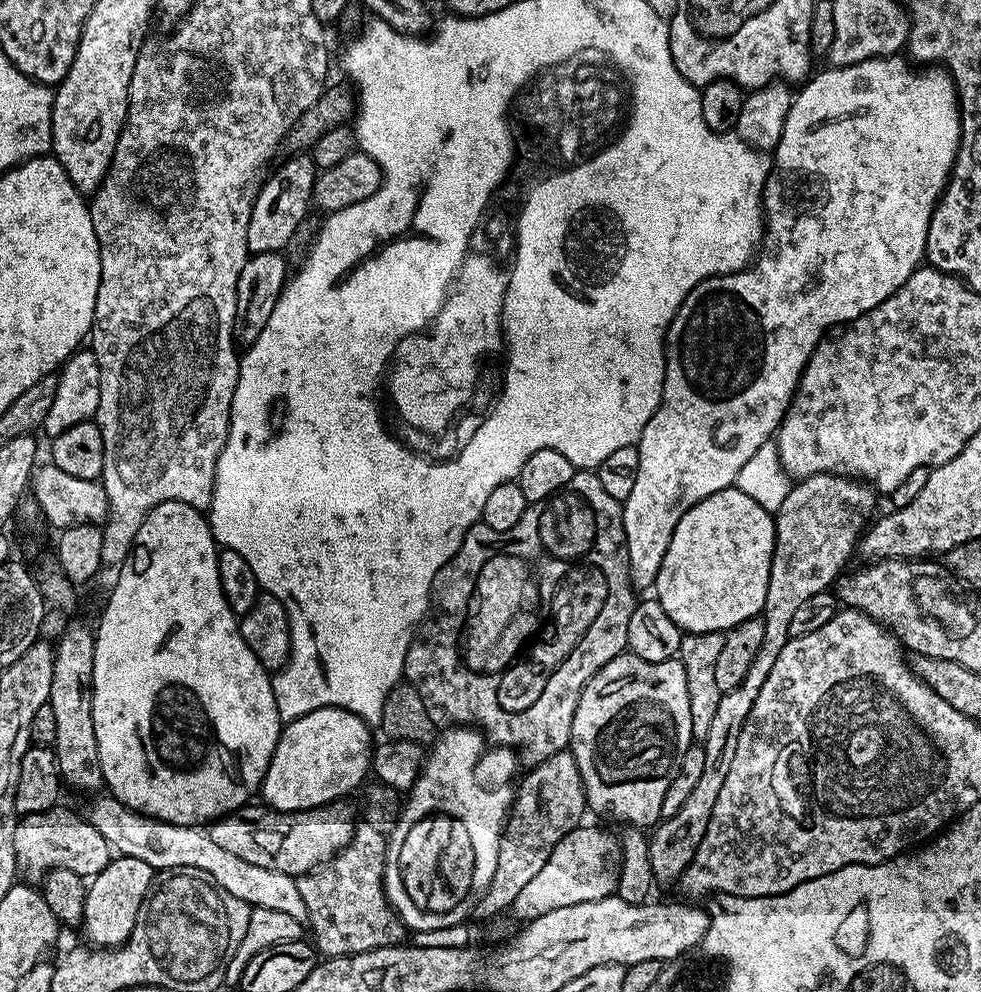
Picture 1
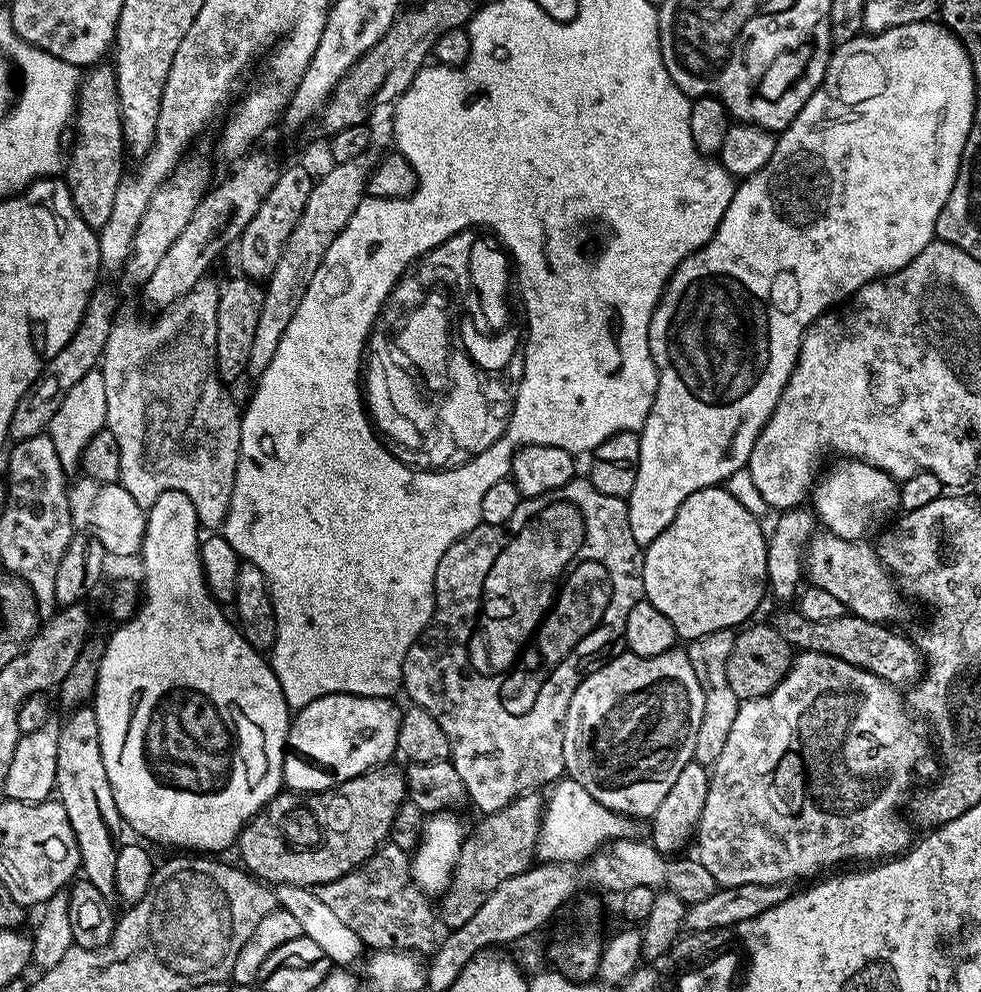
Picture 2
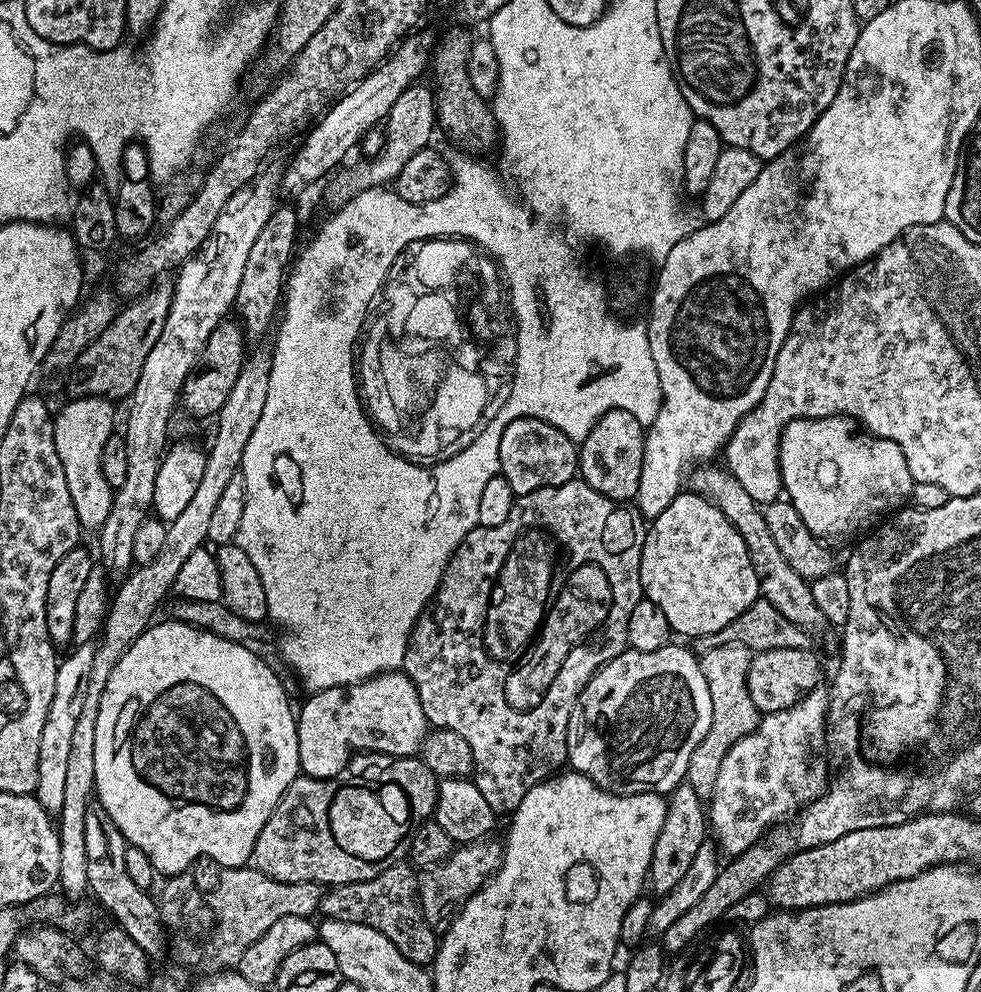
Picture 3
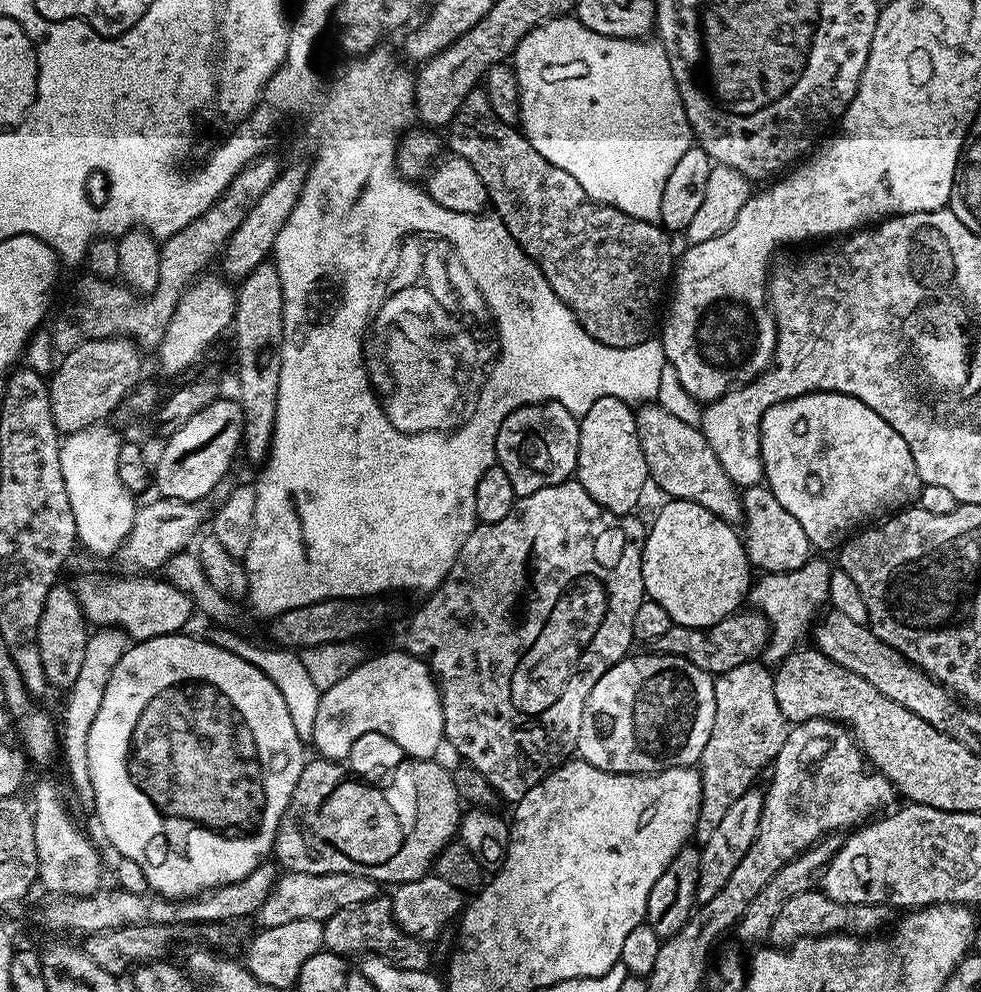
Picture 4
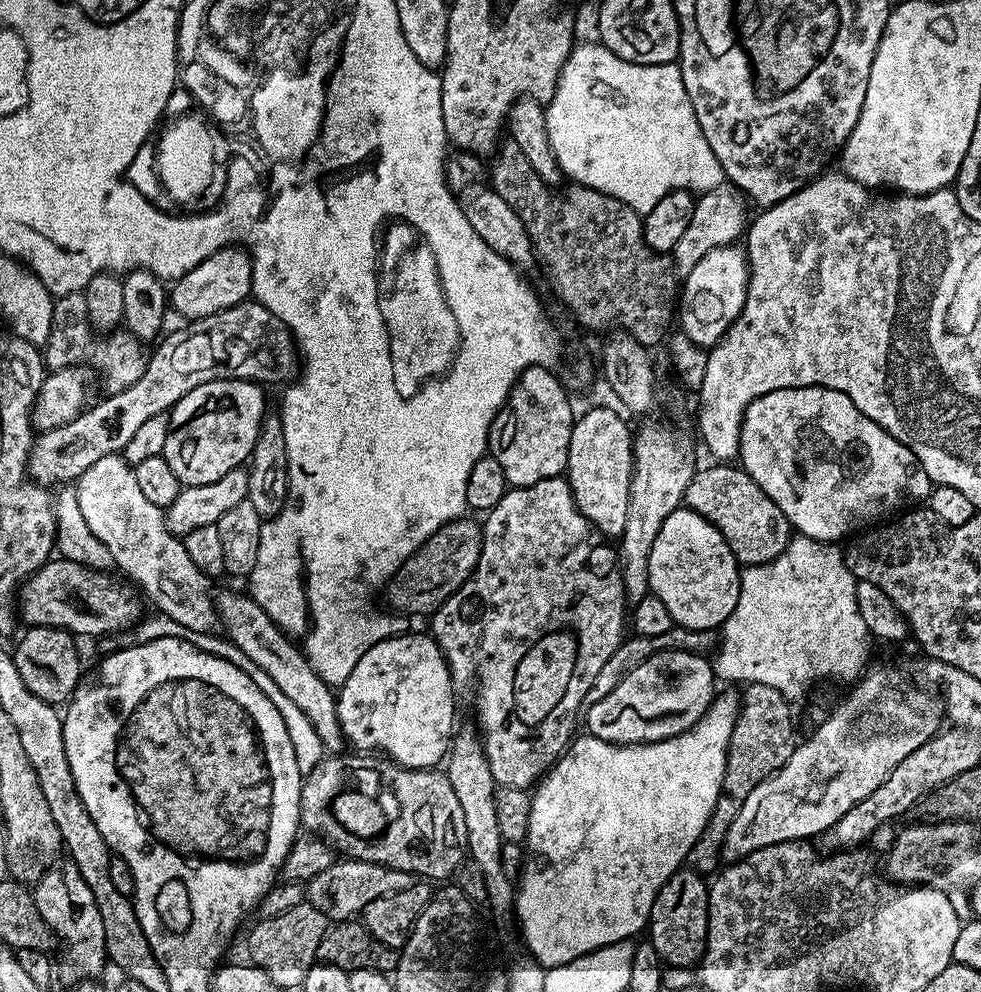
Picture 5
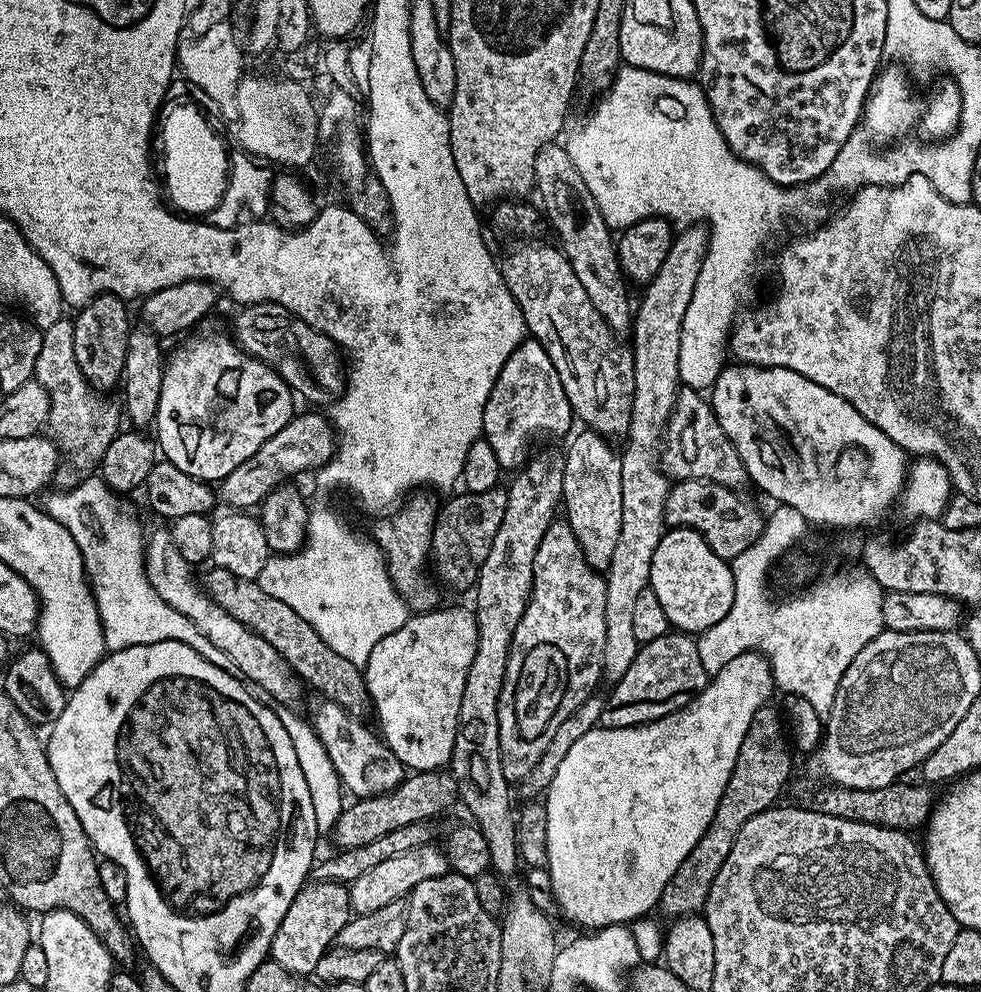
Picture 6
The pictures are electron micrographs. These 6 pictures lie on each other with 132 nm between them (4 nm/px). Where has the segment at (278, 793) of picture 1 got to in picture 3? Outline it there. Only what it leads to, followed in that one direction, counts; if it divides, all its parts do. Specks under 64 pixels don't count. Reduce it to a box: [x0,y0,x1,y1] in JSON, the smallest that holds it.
[296,670,430,780]

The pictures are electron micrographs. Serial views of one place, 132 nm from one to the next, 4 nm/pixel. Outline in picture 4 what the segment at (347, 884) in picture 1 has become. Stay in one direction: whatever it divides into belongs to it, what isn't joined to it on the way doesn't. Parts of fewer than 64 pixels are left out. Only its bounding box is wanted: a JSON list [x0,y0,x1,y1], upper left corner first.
[324,894,428,971]

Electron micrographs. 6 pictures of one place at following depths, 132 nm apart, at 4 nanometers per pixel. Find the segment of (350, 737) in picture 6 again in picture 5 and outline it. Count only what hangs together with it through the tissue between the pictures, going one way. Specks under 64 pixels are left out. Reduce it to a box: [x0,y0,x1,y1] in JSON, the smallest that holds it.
[216,592,346,754]

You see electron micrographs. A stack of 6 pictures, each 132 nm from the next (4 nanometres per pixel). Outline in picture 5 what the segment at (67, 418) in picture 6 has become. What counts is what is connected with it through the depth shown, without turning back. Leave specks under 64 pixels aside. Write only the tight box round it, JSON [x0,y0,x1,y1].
[42,292,149,394]

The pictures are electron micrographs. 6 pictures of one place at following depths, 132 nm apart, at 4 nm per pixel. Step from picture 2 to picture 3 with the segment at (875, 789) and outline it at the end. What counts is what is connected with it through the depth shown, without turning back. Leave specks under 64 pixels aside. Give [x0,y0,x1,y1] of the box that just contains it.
[706,687,830,857]

